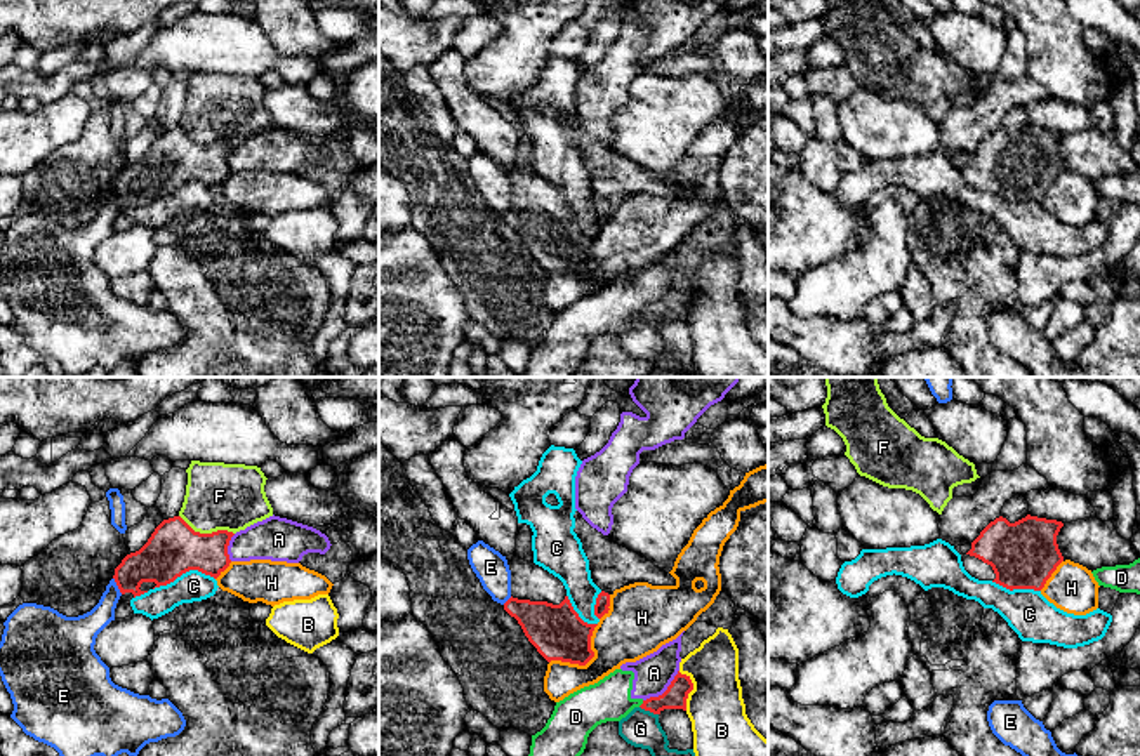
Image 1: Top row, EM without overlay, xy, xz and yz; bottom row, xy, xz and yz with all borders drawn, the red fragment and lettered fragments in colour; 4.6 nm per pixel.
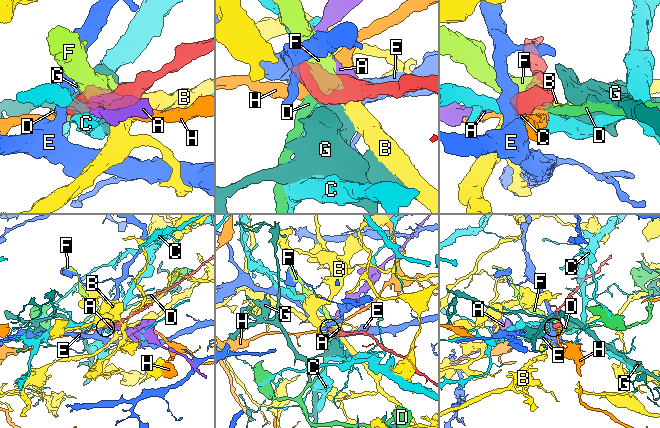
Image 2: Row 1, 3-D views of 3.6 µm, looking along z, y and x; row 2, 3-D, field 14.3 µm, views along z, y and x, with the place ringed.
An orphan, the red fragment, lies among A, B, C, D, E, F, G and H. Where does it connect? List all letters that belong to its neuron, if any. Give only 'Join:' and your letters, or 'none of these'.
Join: none of these

